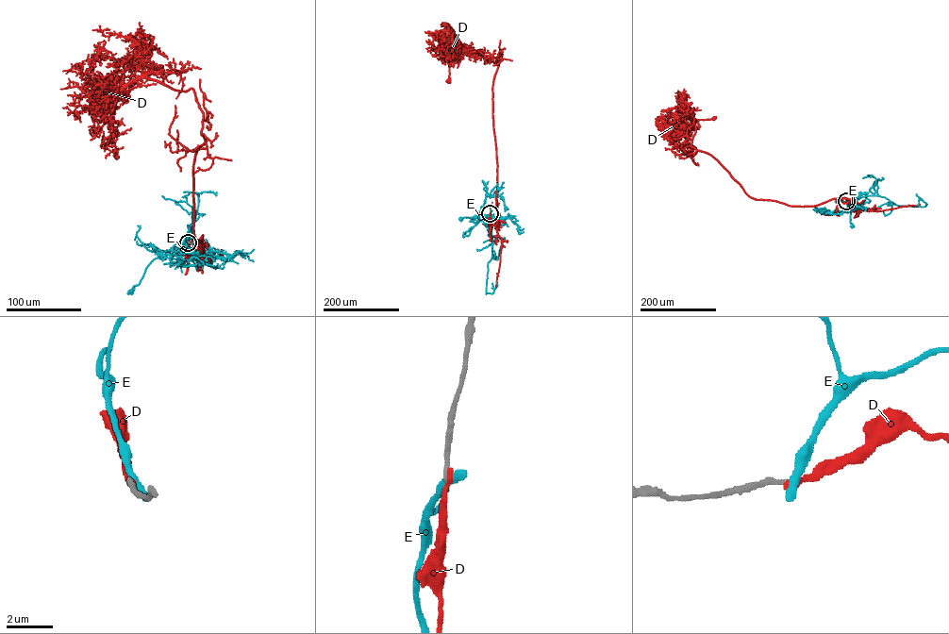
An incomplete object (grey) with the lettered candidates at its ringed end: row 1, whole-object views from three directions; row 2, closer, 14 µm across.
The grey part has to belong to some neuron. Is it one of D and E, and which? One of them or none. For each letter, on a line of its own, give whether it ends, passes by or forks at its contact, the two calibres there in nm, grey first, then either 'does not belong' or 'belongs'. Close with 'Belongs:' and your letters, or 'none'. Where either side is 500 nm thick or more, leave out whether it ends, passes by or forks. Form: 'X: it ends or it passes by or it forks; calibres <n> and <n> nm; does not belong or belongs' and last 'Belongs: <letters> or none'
D: it ends; calibres 240 and 280 nm; does not belong
E: it ends; calibres 200 and 440 nm; does not belong
Belongs: none

